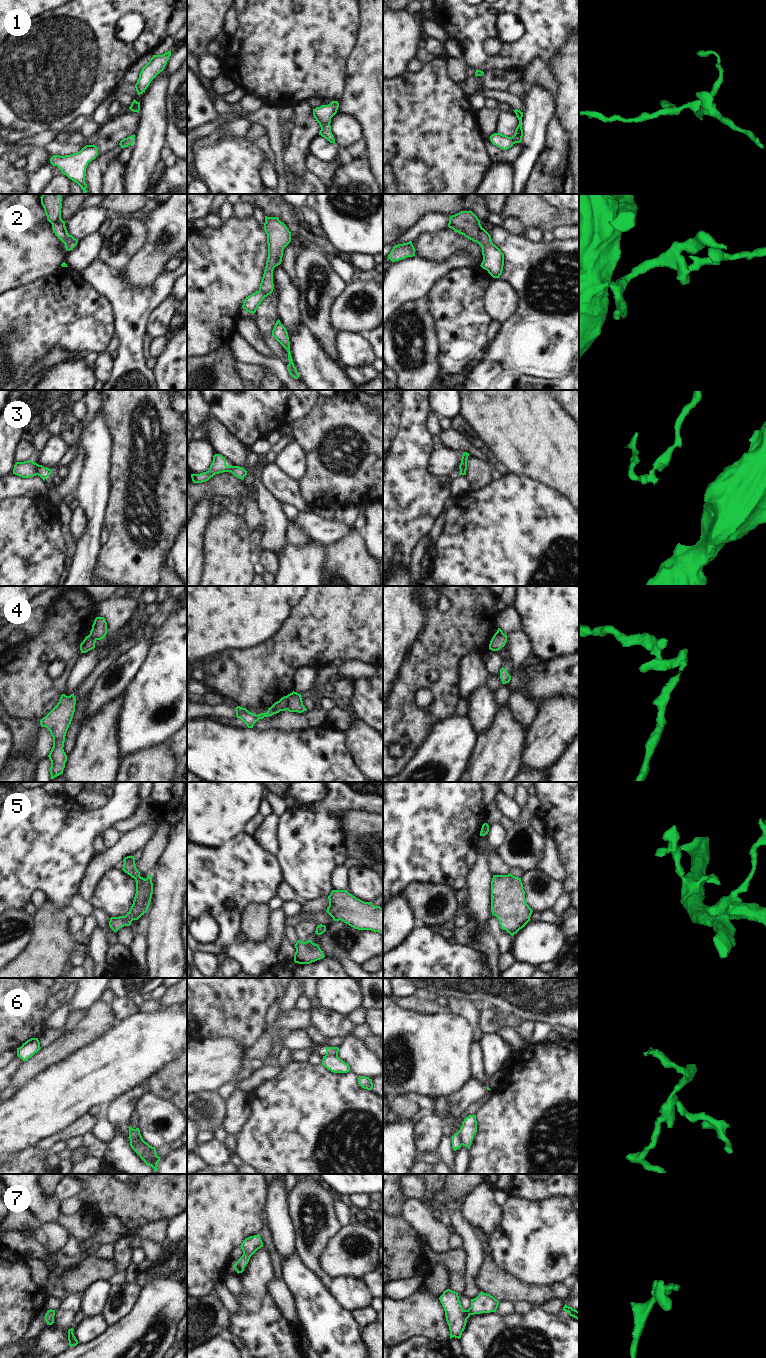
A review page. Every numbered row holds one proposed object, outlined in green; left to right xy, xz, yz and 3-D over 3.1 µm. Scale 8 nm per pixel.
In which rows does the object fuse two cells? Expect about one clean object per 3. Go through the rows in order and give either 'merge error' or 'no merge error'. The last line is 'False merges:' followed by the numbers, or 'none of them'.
1: no merge error
2: merge error
3: merge error
4: merge error
5: no merge error
6: merge error
7: no merge error
False merges: 2, 3, 4, 6

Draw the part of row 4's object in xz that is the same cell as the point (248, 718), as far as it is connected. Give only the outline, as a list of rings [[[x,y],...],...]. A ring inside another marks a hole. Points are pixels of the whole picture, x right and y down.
[[[287,696],[282,697],[279,701],[275,702],[266,713],[254,714],[249,712],[246,708],[237,706],[235,708],[236,717],[240,718],[248,728],[253,728],[254,724],[264,717],[269,717],[274,714],[279,713],[280,711],[287,710]]]

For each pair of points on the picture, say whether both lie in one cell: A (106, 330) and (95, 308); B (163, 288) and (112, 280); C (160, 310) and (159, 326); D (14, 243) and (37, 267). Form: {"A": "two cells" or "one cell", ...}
{"A": "one cell", "B": "one cell", "C": "one cell", "D": "one cell"}

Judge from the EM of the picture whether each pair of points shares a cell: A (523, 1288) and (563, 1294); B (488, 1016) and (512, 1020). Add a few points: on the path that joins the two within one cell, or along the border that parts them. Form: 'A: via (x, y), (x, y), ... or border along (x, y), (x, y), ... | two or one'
A: border along (551, 1285), (555, 1295) | two
B: via (494, 1020), (506, 1020) | one

